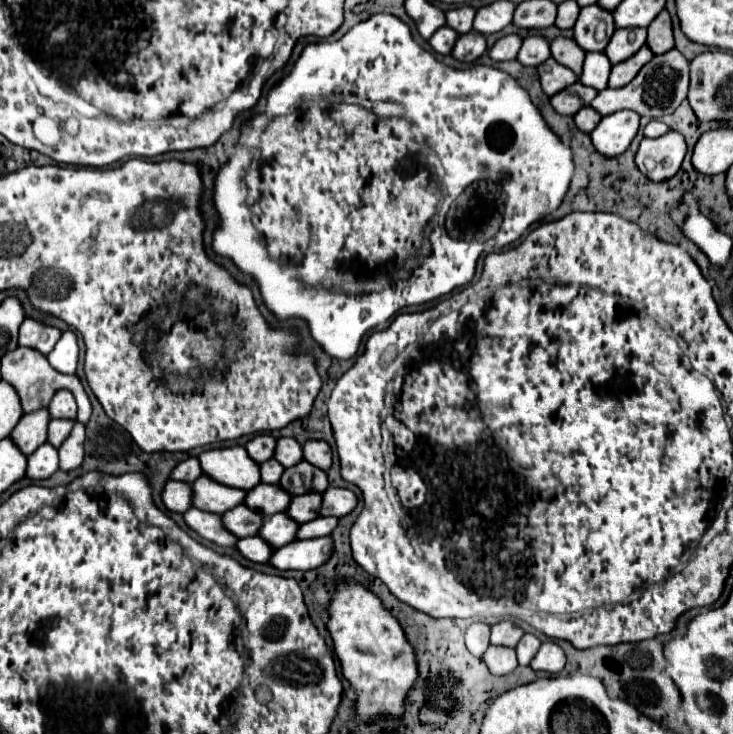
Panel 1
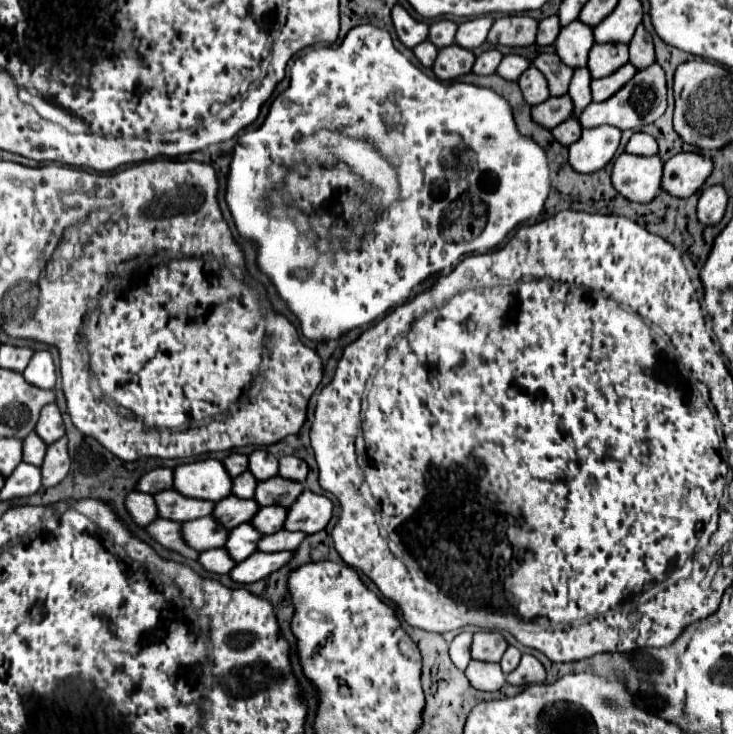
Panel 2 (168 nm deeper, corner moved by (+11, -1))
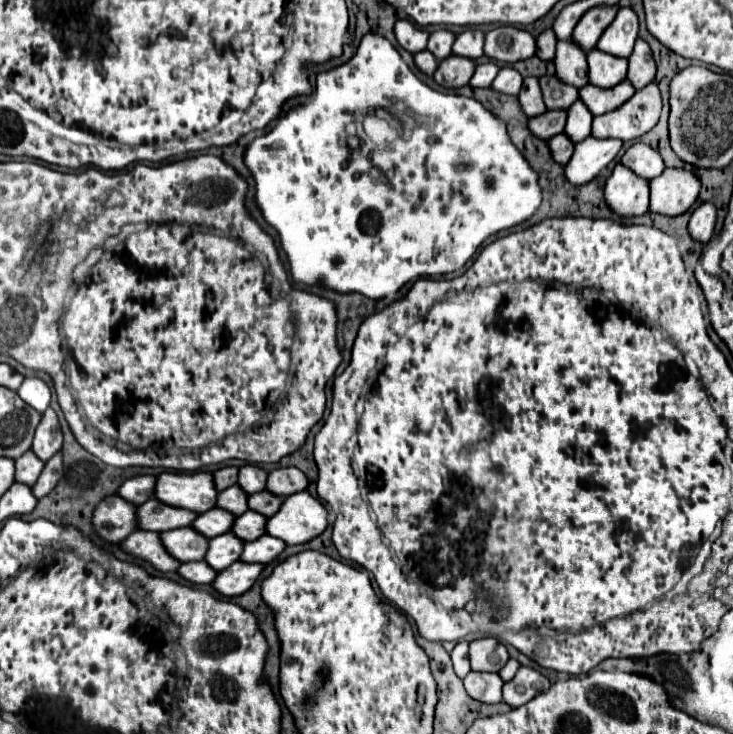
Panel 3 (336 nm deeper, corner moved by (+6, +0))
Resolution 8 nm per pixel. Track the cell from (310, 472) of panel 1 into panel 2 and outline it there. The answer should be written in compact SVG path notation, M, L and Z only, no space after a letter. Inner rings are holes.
M273 477L269 481L257 483L253 499L259 507L267 505L279 505L289 507L297 499L297 495L303 491L303 485L293 485L291 481L281 481L281 477Z

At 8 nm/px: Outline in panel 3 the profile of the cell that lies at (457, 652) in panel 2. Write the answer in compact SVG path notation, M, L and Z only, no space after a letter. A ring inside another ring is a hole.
M458 642L454 646L454 650L450 652L452 656L452 664L454 664L454 672L464 678L472 668L470 668L470 660L468 660L468 642Z

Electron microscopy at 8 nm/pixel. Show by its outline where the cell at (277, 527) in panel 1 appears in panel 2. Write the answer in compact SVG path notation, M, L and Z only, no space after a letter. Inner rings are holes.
M245 523L245 525L239 525L229 531L227 541L225 541L225 549L233 561L241 563L243 559L247 559L251 553L257 551L257 541L261 537L263 535L257 533L257 529L251 529L251 525Z

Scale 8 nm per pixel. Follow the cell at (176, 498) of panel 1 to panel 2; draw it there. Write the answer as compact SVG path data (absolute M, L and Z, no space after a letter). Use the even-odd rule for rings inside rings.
M131 491L125 497L125 509L137 527L147 527L151 521L157 519L153 495Z

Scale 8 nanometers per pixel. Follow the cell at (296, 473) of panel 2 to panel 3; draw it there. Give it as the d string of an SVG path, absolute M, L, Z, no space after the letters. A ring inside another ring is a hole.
M290 466L290 468L276 468L270 472L268 476L268 484L266 484L266 490L270 490L272 494L276 496L290 496L290 494L296 494L296 492L302 492L306 490L308 486L308 478L302 470Z

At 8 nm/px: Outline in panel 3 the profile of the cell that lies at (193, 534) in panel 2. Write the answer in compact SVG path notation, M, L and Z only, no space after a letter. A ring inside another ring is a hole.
M176 528L170 532L162 532L162 544L180 562L202 560L202 556L206 556L208 542L210 540L206 540L206 536L202 536L194 528Z

